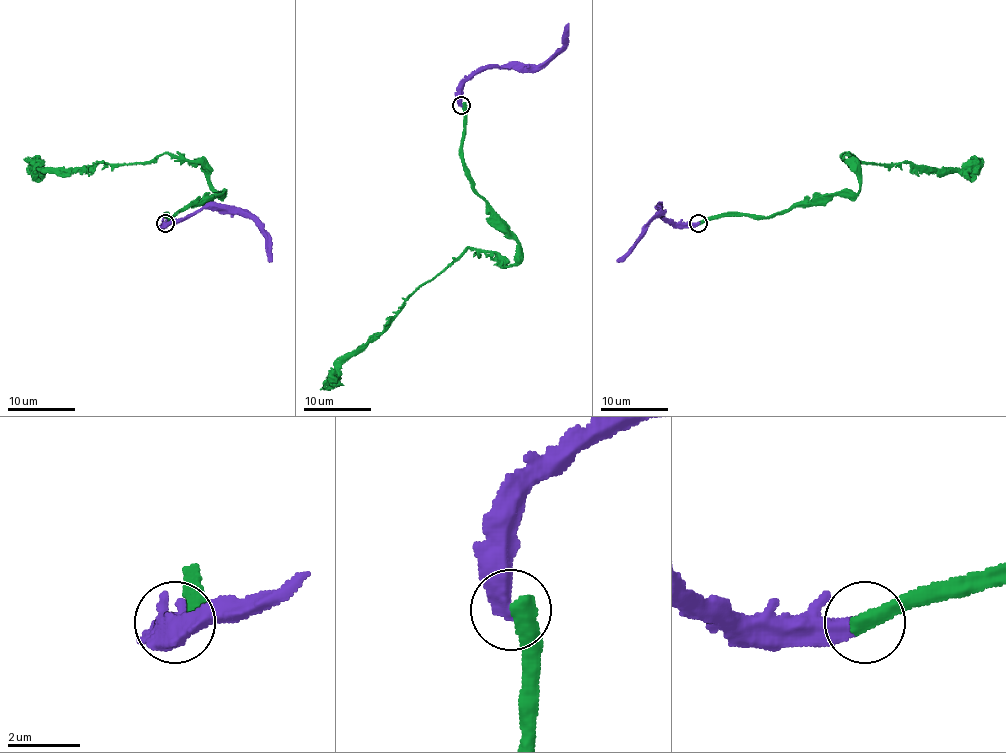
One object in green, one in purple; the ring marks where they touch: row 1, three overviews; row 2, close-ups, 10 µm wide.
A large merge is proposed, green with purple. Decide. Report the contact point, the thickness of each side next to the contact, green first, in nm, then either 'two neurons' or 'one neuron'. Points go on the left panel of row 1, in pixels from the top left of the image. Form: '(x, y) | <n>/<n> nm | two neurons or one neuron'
(165, 223) | 500/500 nm | two neurons

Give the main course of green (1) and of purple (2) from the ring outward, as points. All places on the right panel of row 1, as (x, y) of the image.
1: (698, 224), (725, 215), (768, 217), (854, 195), (859, 177), (844, 153), (923, 168), (974, 167), (982, 158)
2: (698, 224), (671, 222), (661, 209), (639, 239), (617, 261)

